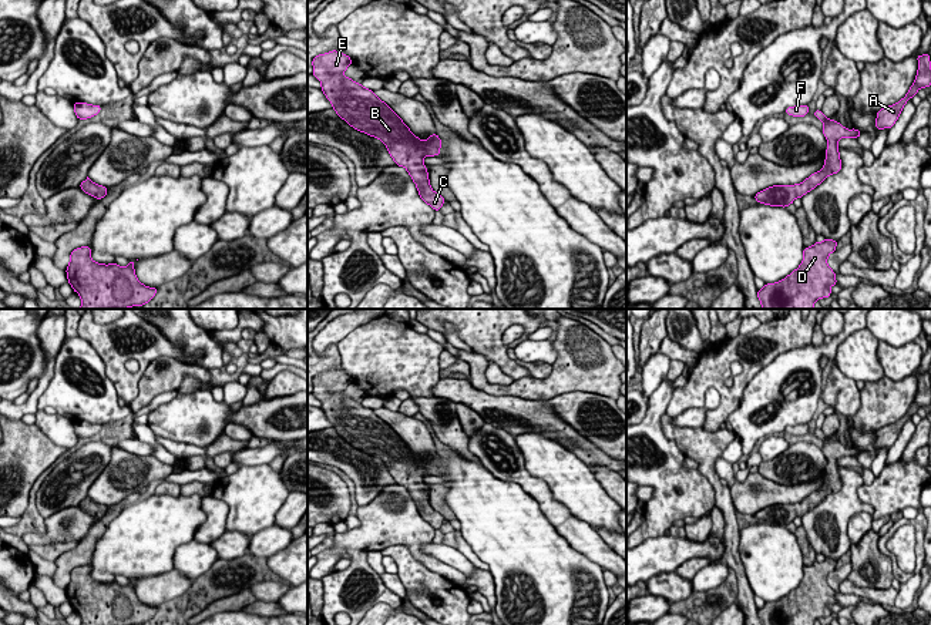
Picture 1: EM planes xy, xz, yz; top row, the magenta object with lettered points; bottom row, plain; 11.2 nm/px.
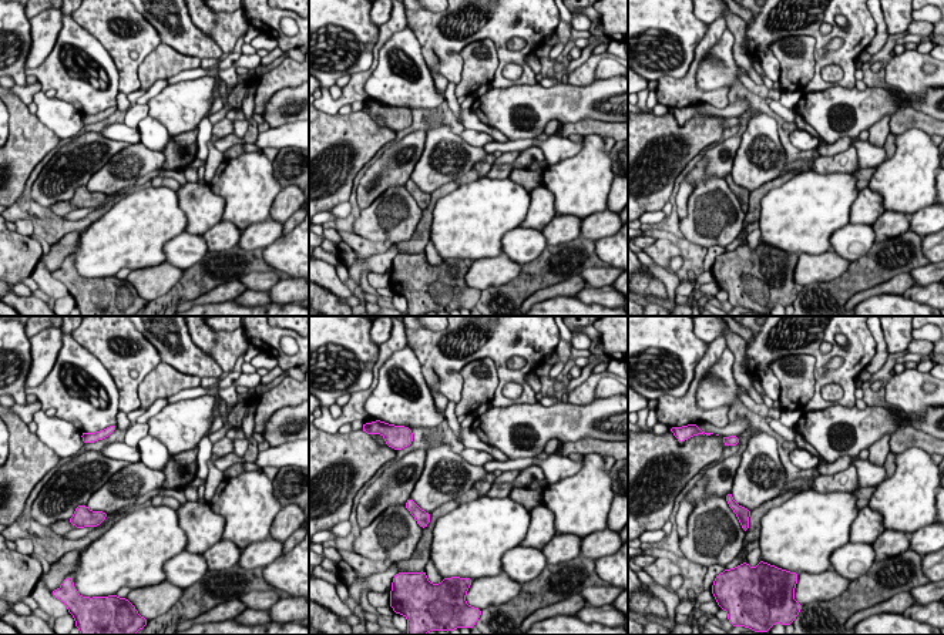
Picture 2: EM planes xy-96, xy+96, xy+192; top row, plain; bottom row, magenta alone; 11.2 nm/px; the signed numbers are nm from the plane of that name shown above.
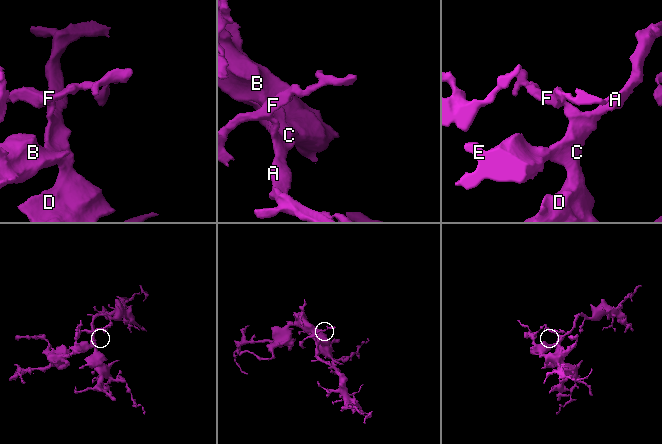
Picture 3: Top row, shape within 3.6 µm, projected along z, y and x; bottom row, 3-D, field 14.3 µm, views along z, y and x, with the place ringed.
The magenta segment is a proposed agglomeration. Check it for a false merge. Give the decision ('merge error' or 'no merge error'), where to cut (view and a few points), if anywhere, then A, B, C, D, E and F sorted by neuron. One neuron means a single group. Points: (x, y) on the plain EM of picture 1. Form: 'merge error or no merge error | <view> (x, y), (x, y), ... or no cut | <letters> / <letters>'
no merge error | no cut | A B C D E F

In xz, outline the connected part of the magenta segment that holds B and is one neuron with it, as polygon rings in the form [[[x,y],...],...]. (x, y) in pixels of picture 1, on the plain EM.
[[[332,369],[313,377],[313,394],[322,401],[320,409],[337,434],[354,448],[382,458],[396,484],[404,485],[410,493],[420,517],[440,530],[446,520],[431,508],[423,477],[440,474],[441,458],[437,453],[426,460],[417,457],[372,409],[343,394],[352,383],[349,374]]]

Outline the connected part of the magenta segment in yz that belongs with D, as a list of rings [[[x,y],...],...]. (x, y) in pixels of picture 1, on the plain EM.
[[[824,558],[816,561],[810,567],[804,567],[804,577],[800,585],[789,595],[776,602],[766,602],[763,608],[757,609],[757,616],[762,625],[814,625],[814,621],[831,614],[830,606],[837,604],[836,592],[827,584],[827,577],[836,569],[837,560]]]

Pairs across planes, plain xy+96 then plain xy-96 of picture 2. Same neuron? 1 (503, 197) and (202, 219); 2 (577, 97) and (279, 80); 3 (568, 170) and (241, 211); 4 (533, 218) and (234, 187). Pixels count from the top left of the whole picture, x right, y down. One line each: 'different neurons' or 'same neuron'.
1: different neurons
2: different neurons
3: same neuron
4: different neurons

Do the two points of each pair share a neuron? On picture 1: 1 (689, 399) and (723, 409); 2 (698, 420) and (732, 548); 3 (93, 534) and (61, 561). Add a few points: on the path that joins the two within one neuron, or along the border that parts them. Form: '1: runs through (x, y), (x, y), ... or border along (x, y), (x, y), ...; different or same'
1: runs through (702, 386), (716, 383), (725, 396); same
2: border along (671, 419), (679, 426), (701, 427); different
3: runs through (87, 543), (70, 560); same

